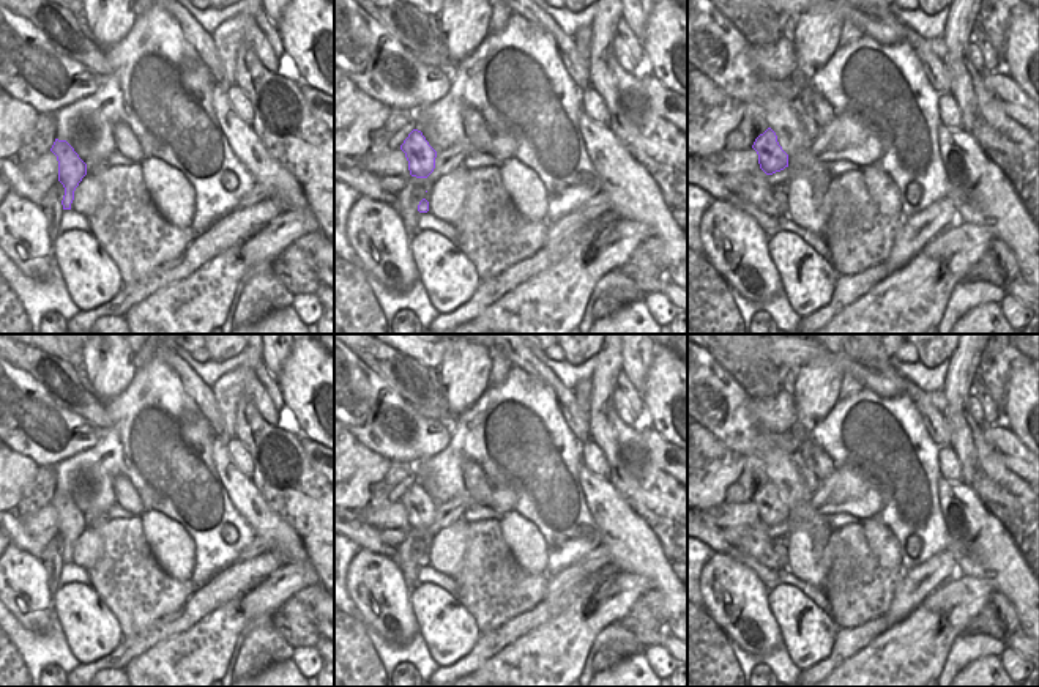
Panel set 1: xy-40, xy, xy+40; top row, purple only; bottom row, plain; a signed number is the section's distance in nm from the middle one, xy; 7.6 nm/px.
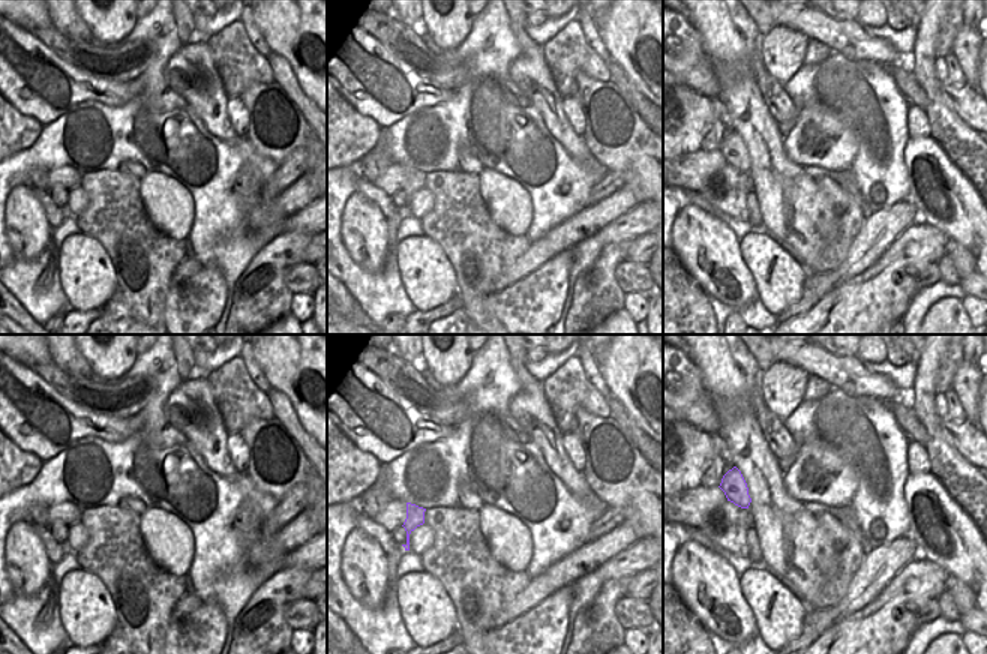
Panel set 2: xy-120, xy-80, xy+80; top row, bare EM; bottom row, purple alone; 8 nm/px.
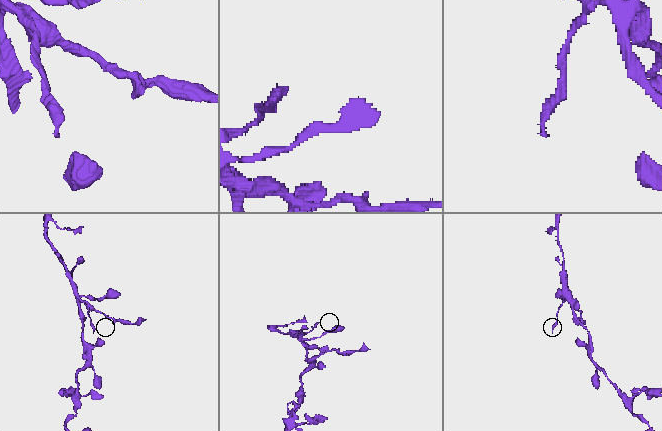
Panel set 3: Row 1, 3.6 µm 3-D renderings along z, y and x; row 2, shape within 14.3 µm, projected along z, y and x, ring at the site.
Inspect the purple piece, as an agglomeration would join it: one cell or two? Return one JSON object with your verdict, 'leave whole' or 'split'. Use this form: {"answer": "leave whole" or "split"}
{"answer": "split"}

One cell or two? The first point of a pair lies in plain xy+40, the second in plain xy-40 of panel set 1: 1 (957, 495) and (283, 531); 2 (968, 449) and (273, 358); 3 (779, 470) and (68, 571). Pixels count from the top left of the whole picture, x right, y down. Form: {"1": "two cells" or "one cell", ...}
{"1": "one cell", "2": "two cells", "3": "two cells"}

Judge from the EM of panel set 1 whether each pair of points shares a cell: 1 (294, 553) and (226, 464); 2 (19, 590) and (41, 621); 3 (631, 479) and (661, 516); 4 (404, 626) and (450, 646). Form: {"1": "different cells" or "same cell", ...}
{"1": "same cell", "2": "same cell", "3": "same cell", "4": "different cells"}

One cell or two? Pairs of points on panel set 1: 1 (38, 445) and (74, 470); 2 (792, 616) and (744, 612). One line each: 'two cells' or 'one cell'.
1: two cells
2: two cells

